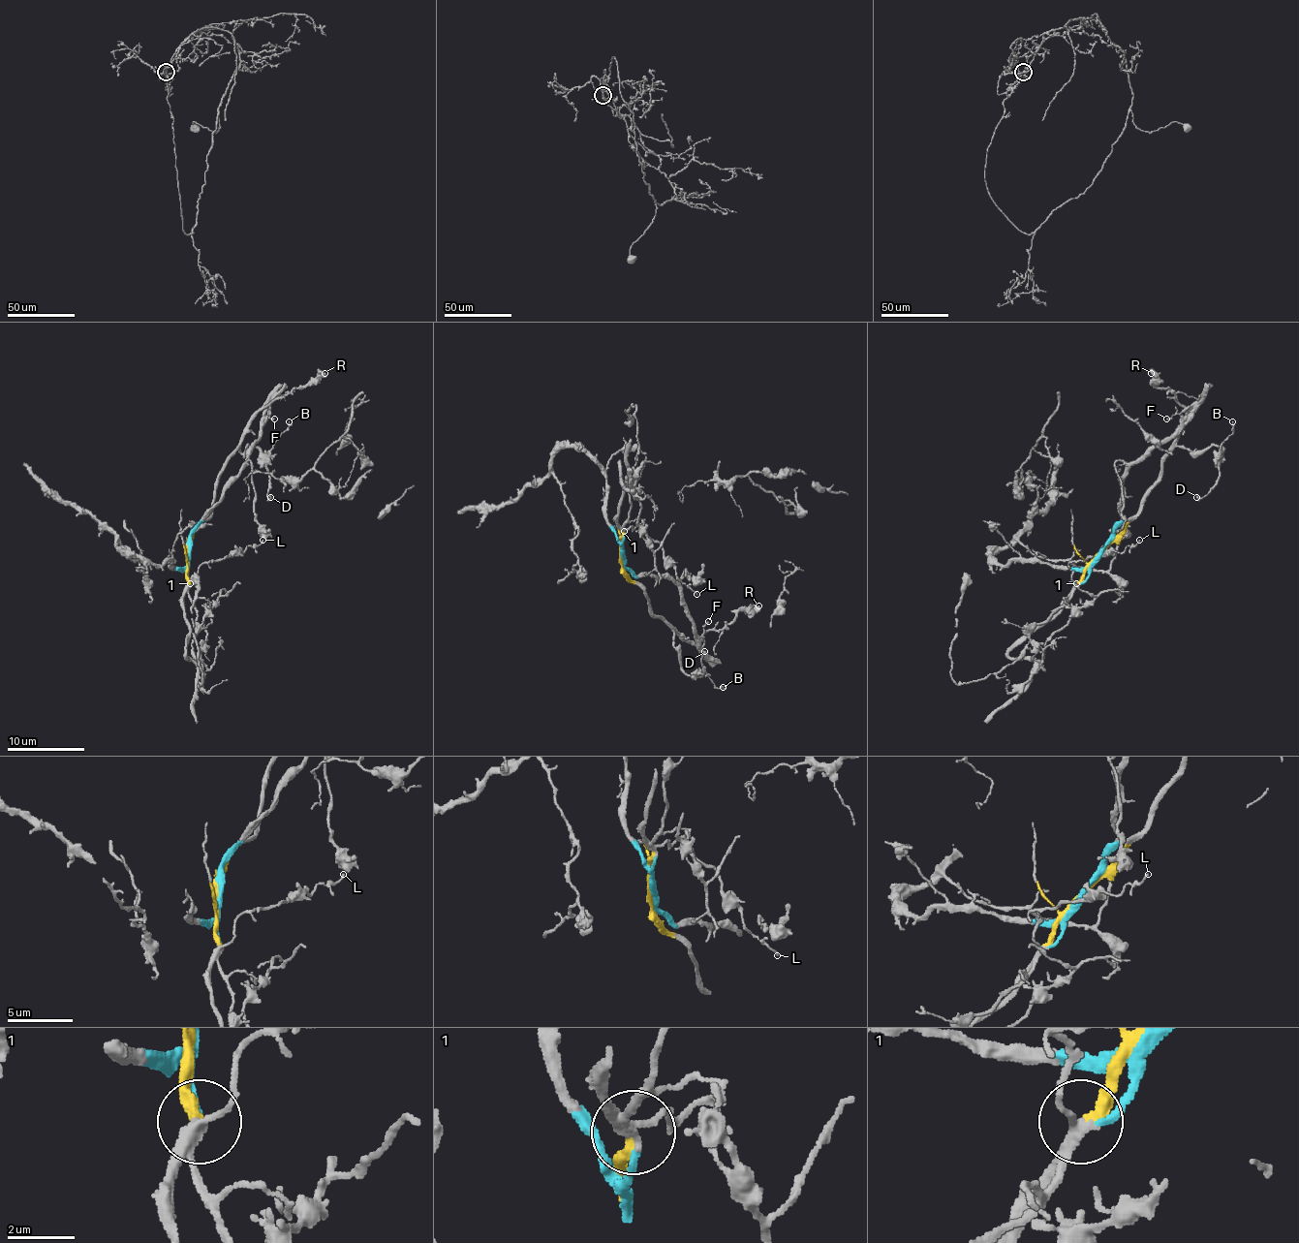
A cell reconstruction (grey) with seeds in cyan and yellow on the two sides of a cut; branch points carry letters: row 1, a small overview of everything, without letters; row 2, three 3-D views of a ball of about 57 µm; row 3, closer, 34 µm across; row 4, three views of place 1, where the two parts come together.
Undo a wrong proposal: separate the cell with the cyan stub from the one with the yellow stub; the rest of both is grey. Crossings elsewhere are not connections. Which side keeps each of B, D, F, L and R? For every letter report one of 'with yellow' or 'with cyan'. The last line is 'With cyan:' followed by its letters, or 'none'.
B: with yellow
D: with yellow
F: with yellow
L: with yellow
R: with yellow
With cyan: none

